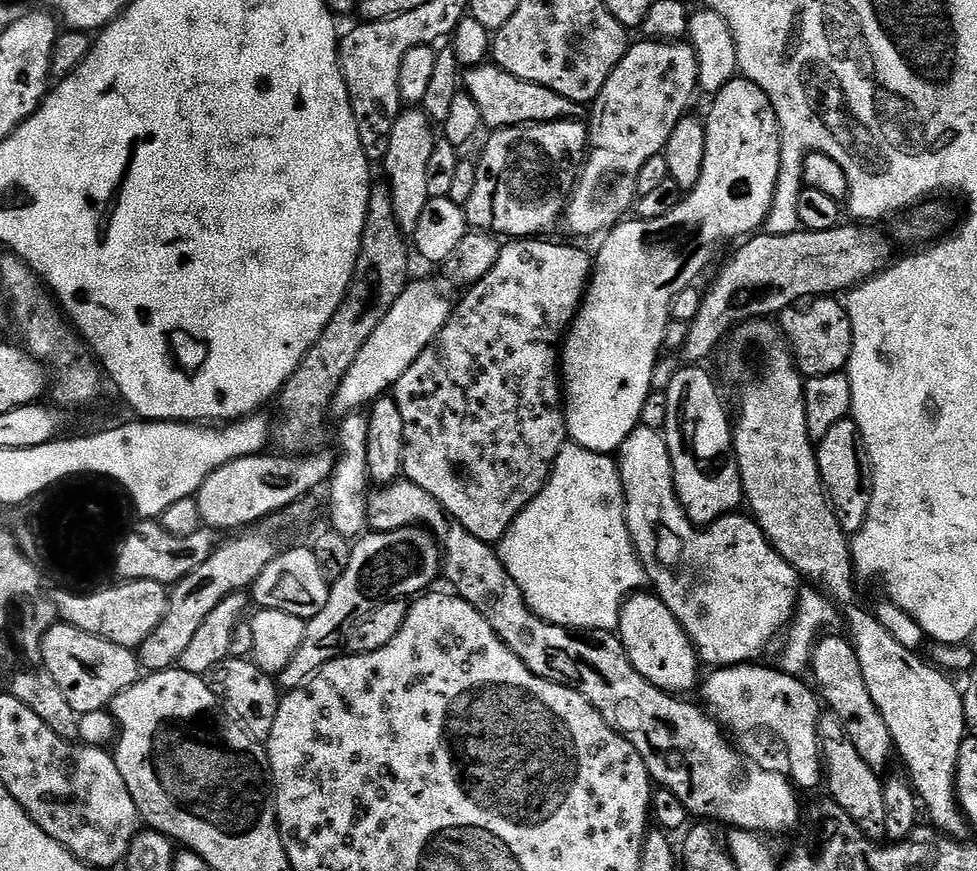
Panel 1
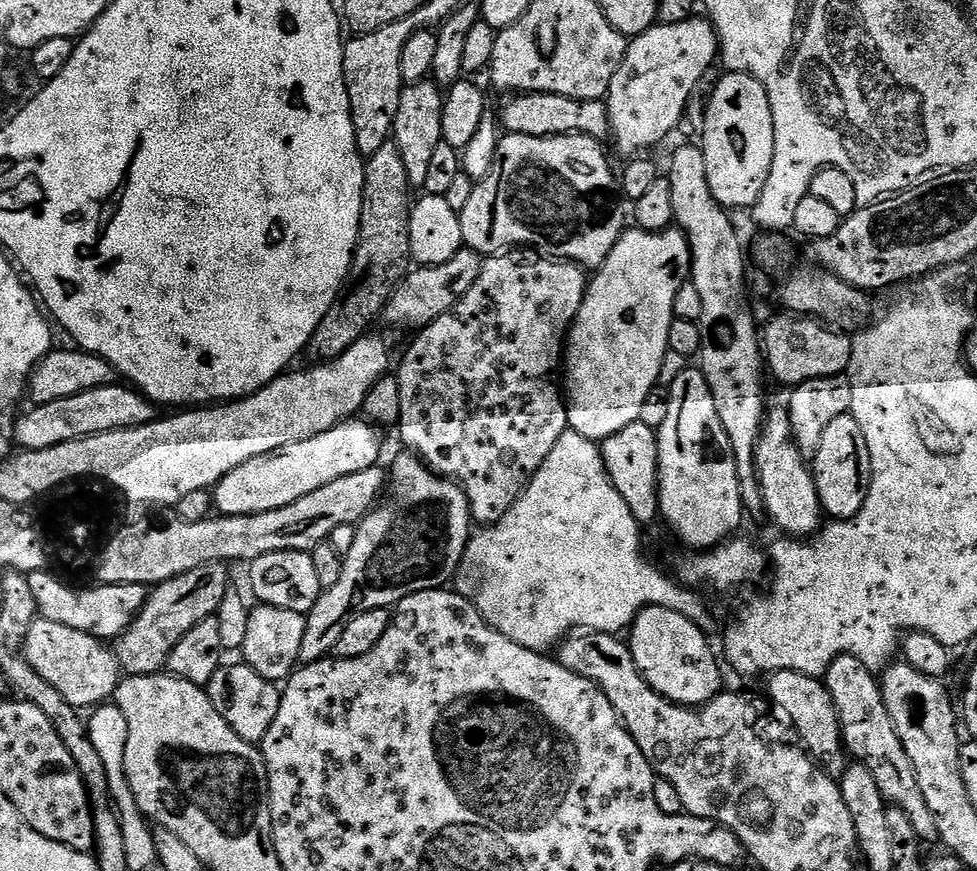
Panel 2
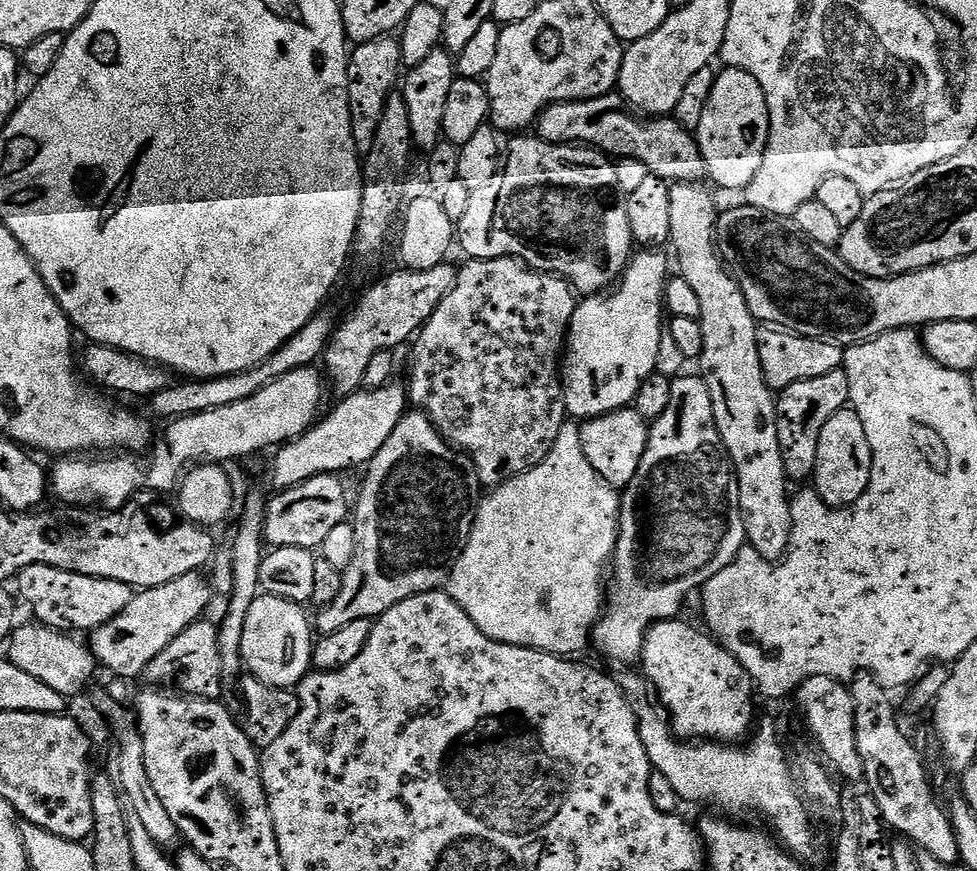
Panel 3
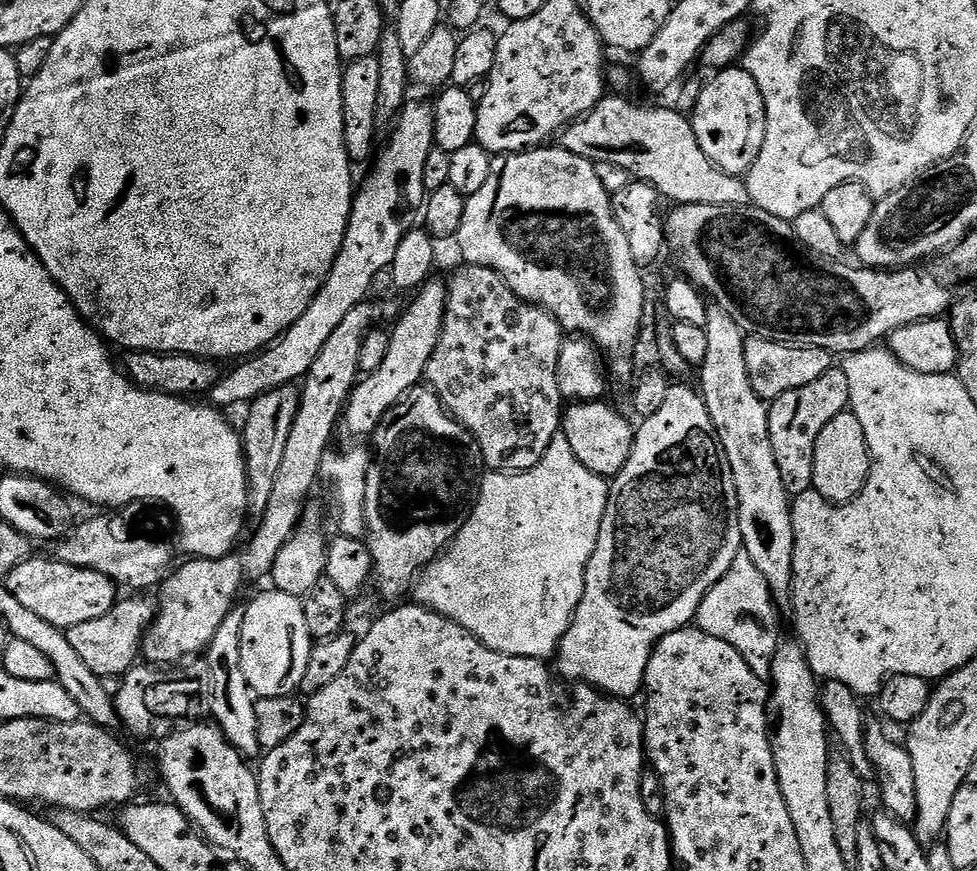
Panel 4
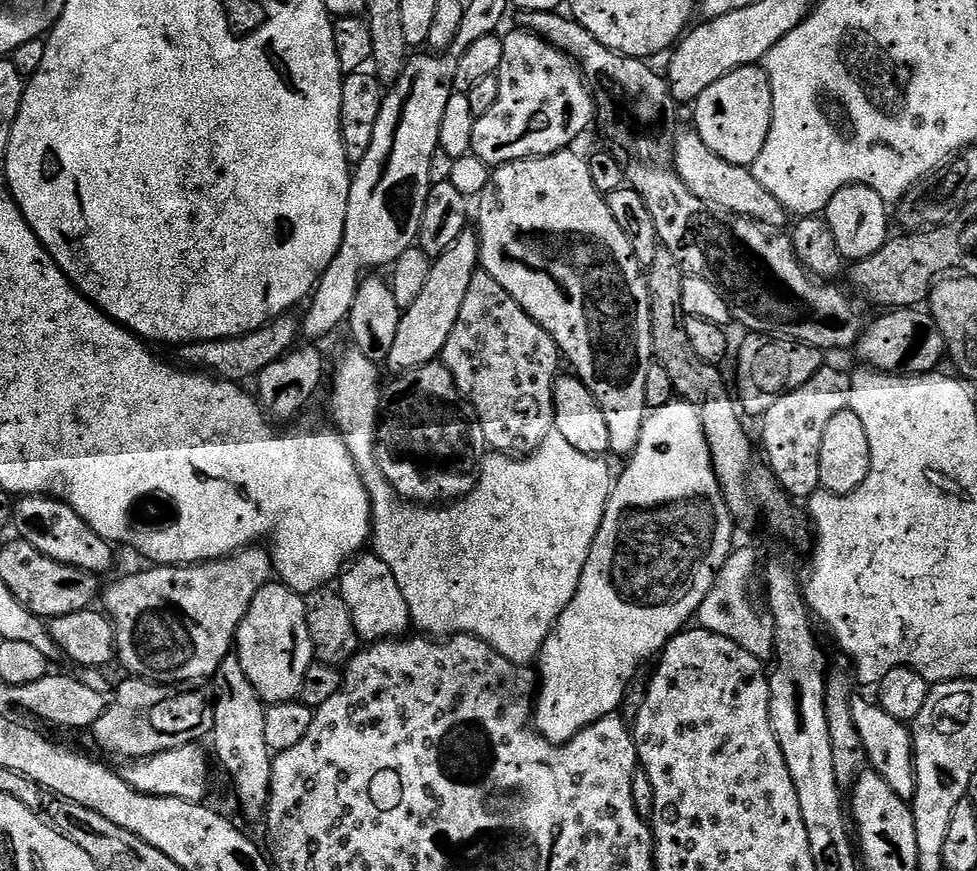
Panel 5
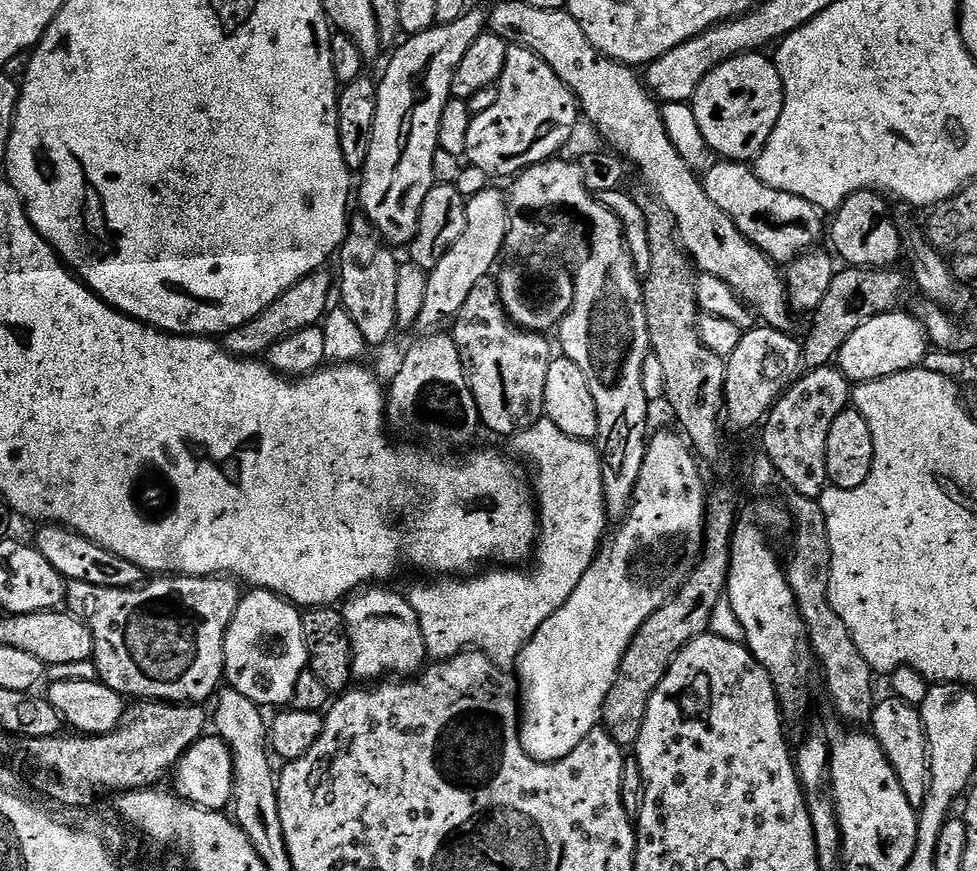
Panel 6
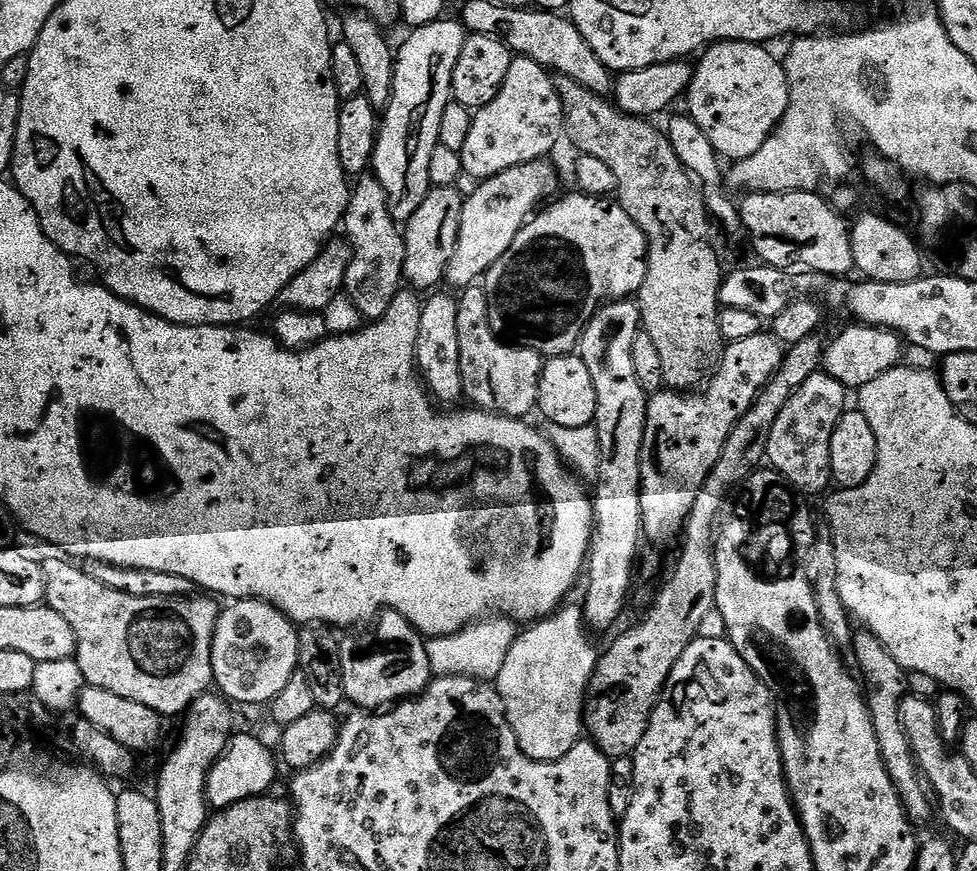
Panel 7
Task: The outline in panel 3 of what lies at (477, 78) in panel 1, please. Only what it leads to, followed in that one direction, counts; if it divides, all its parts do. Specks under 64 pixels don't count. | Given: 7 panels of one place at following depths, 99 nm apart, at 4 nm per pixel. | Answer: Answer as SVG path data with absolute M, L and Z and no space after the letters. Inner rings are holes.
M619 94L558 102L541 112L534 132L539 139L551 144L587 146L609 158L634 158L646 166L649 174L672 184L695 184L705 179L700 145L689 129L687 132L676 118L641 118L625 108L624 97Z

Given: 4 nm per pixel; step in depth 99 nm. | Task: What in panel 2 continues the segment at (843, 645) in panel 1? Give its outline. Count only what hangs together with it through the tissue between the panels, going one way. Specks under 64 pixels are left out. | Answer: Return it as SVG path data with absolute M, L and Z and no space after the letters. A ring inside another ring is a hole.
M839 656L828 667L822 679L840 719L840 735L847 755L870 772L882 798L891 807L906 814L910 826L914 826L921 841L935 841L937 834L934 816L926 806L926 798L922 798L922 790L918 790L918 778L914 774L914 768L910 766L910 758L906 758L902 738L898 738L894 722L890 722L890 714L880 690L880 680L853 656Z

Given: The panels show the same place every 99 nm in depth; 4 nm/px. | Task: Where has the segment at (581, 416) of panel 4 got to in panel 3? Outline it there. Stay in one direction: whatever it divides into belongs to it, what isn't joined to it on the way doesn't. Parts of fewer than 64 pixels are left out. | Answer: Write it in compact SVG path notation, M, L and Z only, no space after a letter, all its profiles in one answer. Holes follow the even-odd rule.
M629 406L605 416L595 416L593 420L583 421L580 424L580 441L582 442L582 450L586 450L586 459L590 461L590 466L594 466L594 470L598 470L598 474L610 487L623 490L628 487L628 483L632 481L634 474L638 474L642 454L646 454L649 431L649 421L644 420L642 414L636 412L635 407Z

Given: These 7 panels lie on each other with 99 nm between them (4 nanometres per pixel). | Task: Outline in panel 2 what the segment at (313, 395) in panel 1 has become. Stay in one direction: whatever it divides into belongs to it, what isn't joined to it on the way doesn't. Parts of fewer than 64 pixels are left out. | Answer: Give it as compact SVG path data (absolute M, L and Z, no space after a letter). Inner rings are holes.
M389 142L387 144L384 144L380 150L378 150L378 154L374 154L373 156L367 157L366 163L364 165L364 193L362 194L362 214L360 215L360 229L358 230L358 238L356 239L356 249L354 250L354 254L352 255L352 268L348 271L348 278L344 285L343 293L340 297L340 299L336 300L334 302L334 306L330 310L326 310L326 318L322 318L322 322L318 322L318 330L314 330L314 334L312 335L312 340L309 342L308 347L306 349L307 355L312 355L311 358L313 361L316 362L327 362L329 360L336 360L338 357L340 357L343 352L346 350L350 350L350 346L354 346L354 342L358 342L363 338L363 336L369 335L370 329L368 328L371 326L372 323L375 322L375 320L379 321L381 317L384 315L384 307L388 305L388 299L390 299L391 296L393 296L396 293L396 287L401 284L401 282L404 281L404 277L408 275L410 271L410 265L413 263L412 258L412 251L410 250L410 218L412 217L412 206L414 203L414 189L412 187L412 184L409 183L408 179L406 178L406 166L402 163L402 154L398 154L398 146L394 142Z

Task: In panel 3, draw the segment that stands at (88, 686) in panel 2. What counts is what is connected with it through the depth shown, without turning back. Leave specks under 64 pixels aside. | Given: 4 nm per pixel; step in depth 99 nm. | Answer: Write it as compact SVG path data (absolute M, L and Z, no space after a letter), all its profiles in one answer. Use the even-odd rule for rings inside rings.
M39 622L24 624L13 631L7 645L6 656L18 670L26 670L30 678L46 682L50 690L58 690L65 698L76 696L98 672L98 665L92 656L92 649L87 643L79 644L75 635L57 632L55 628L46 628Z

